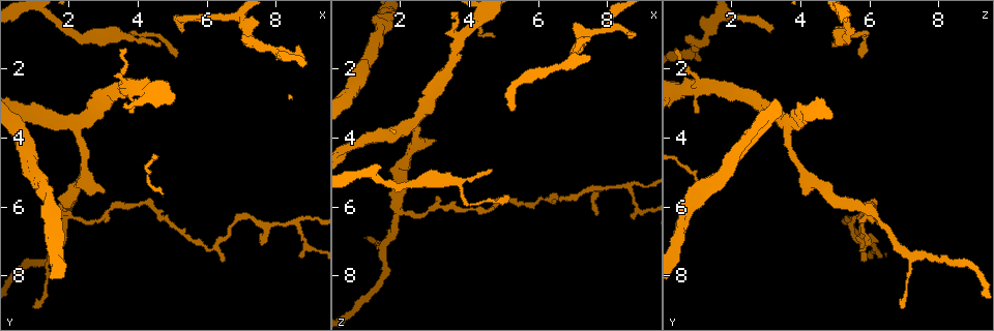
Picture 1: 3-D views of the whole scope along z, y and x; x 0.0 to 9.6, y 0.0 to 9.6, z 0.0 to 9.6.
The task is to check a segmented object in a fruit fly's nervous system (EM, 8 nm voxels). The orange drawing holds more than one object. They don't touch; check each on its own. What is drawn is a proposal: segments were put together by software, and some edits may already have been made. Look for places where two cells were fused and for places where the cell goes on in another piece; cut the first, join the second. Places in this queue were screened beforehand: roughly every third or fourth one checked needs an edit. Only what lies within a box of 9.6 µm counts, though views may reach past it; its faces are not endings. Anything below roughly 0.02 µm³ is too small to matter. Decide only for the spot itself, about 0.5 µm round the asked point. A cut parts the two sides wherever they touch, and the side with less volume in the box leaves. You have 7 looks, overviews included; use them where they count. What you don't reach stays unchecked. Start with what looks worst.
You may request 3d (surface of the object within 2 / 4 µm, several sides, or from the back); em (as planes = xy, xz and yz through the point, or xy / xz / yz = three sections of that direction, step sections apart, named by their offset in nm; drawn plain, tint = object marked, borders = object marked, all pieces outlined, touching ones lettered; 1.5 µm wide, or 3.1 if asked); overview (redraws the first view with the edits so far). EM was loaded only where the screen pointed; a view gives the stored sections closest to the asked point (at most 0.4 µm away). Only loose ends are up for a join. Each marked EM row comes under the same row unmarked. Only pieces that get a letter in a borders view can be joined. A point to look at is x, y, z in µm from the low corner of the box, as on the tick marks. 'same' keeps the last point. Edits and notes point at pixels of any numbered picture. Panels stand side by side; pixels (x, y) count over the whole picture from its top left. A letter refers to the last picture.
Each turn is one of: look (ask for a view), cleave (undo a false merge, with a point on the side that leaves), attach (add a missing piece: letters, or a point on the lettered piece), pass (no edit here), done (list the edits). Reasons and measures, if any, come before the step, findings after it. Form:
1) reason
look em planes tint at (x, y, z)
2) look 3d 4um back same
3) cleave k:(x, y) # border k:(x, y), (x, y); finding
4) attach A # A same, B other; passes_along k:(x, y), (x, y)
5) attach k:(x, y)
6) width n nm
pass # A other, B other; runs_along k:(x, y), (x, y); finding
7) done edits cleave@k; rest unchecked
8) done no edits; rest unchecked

branch stops here
look em xz step 4 tint at (5.35, 0.85, 3.15)

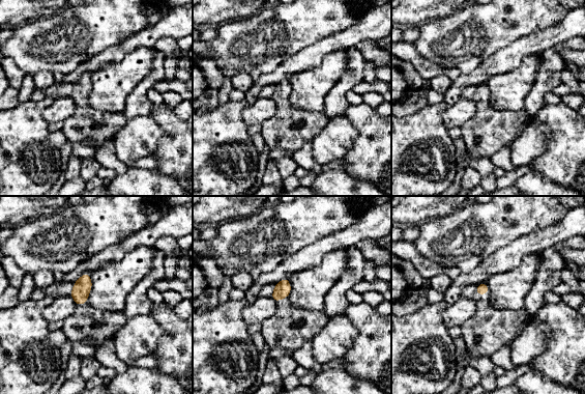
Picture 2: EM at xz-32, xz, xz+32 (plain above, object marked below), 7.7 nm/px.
look em planes borders same

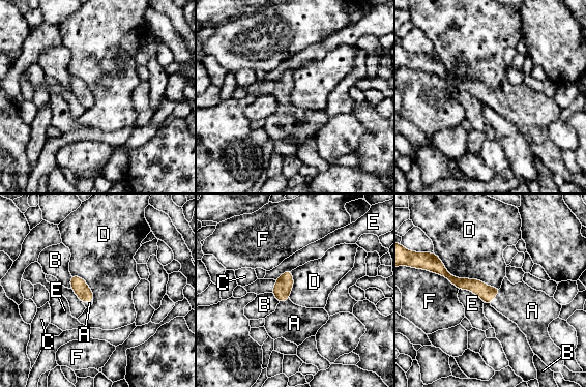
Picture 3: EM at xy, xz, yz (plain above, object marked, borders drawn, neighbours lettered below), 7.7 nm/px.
width 120 nm
attach 3:(522, 304) # A same, B other, C other, D other, E other, F other; passes_along 3:(486, 293), (495, 295), (522, 304); it goes on there

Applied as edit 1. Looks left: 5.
look overview

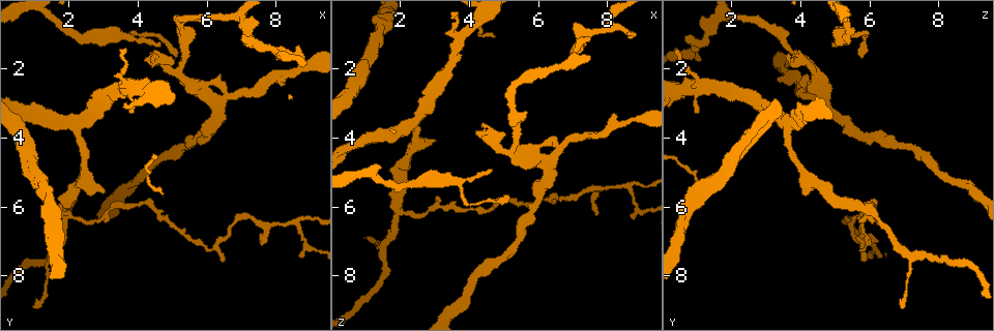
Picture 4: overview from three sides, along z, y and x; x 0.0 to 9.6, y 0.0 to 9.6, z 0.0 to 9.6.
thin end
look em xz step 4 tint at (4.70, 1.30, 5.00)

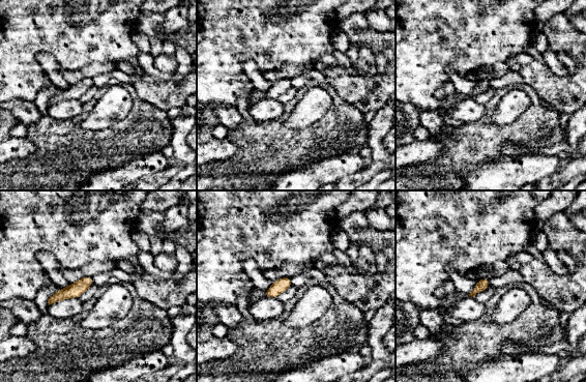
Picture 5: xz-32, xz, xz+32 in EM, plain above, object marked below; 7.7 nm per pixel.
cut it another way
look em xy step 8 borders same

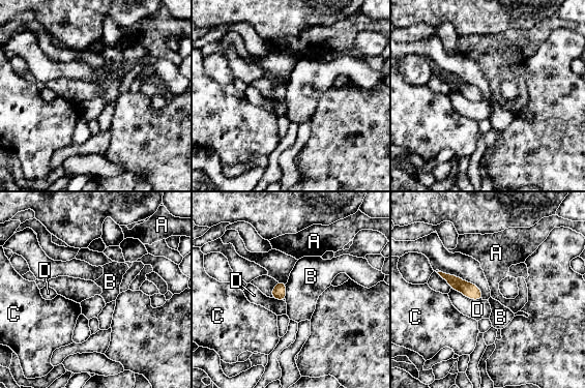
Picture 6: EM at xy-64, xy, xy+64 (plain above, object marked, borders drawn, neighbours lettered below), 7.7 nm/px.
width 110 nm
pass # A other, B other, C other, D other; border 6:(286, 284), (286, 296), (284, 298); no lettered piece goes on from it

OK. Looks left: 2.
a narrow waist
look 3d 4um at (4.05, 5.85, 6.05)

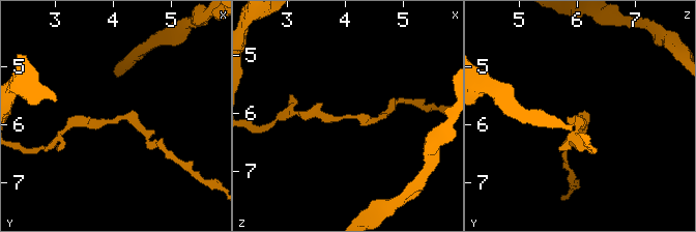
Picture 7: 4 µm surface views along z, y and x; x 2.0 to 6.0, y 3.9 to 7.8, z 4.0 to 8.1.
look em planes borders at (4.05, 5.95, 6.05)

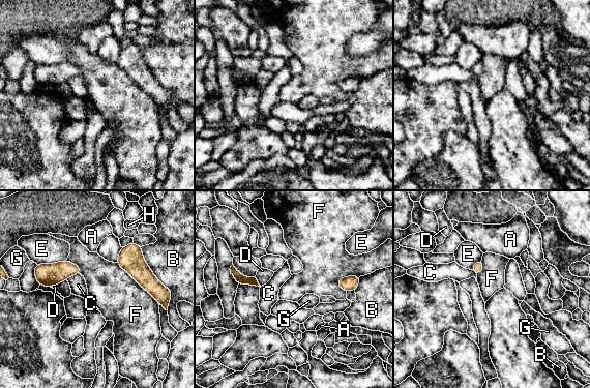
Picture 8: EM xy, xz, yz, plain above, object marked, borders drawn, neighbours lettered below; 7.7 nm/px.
longest_contact F 460 nm
pass # A other, B other, C other, D other, E other, F other, G other, H other; one cell here

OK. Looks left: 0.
done edits attach@3; rest unchecked

